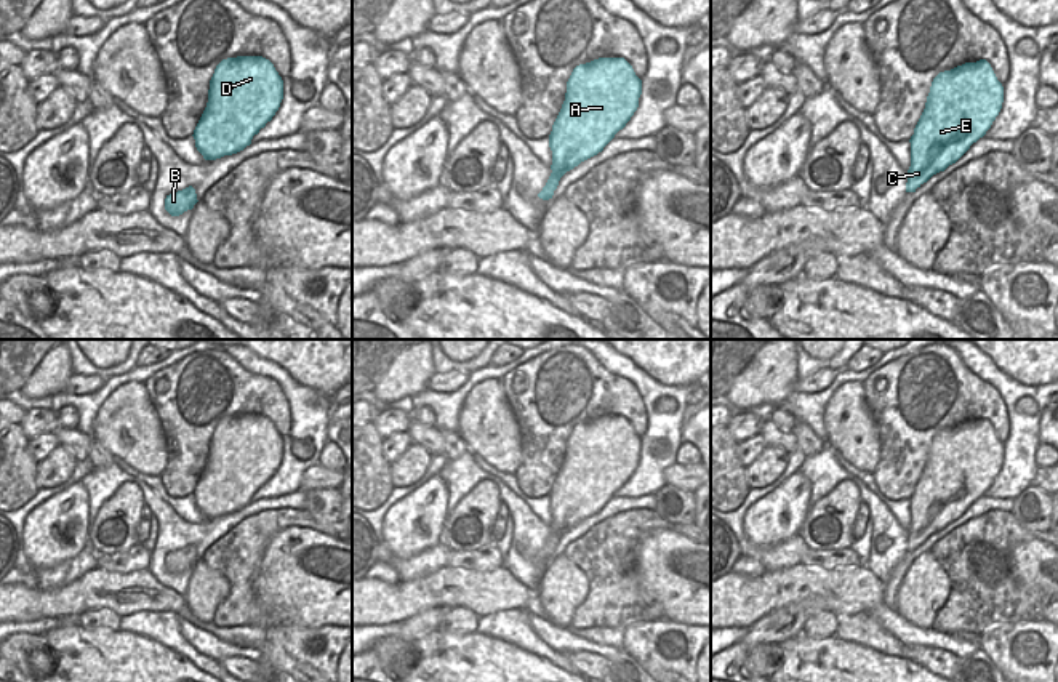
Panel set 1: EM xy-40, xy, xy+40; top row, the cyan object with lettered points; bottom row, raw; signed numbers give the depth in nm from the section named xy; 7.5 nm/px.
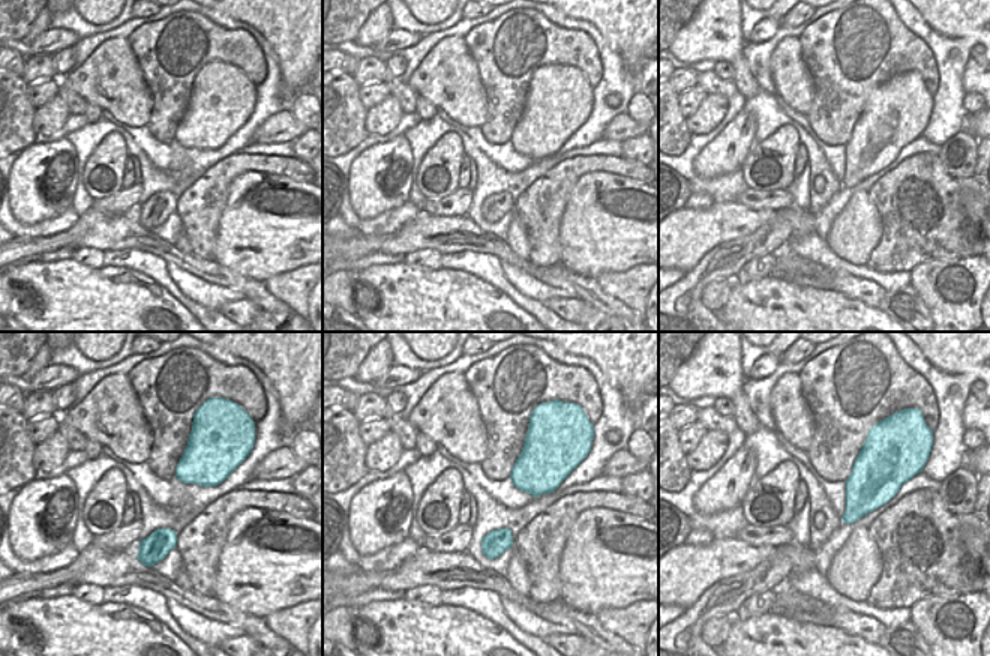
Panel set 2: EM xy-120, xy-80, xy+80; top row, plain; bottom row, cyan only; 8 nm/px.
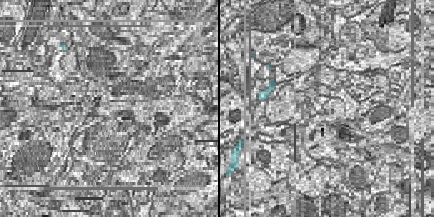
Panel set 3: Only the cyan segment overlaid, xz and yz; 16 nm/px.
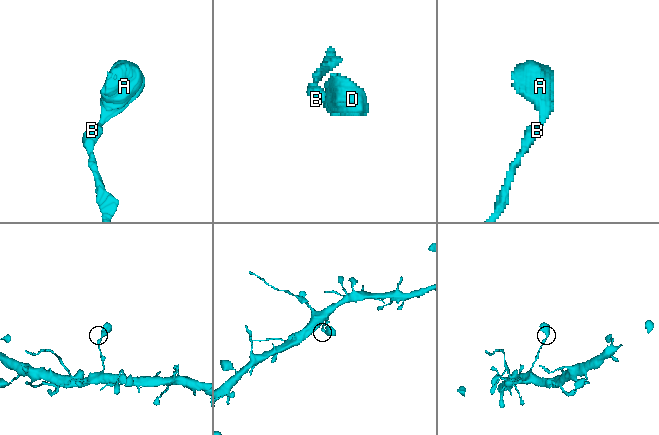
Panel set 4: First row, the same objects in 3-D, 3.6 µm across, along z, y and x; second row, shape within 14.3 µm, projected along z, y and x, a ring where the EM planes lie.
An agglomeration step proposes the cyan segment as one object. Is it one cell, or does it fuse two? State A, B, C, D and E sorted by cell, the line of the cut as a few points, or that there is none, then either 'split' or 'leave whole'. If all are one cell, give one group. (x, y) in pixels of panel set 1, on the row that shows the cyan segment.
A B C D E; no cut; leave whole

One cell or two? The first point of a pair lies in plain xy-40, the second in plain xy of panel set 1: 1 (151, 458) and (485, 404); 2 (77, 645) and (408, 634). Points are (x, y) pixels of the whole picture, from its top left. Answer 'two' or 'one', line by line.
1: one
2: two

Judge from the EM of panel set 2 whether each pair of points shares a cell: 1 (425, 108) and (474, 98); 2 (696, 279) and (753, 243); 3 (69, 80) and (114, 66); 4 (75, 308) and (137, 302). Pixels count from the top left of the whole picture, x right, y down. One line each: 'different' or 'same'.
1: different
2: same
3: same
4: same

